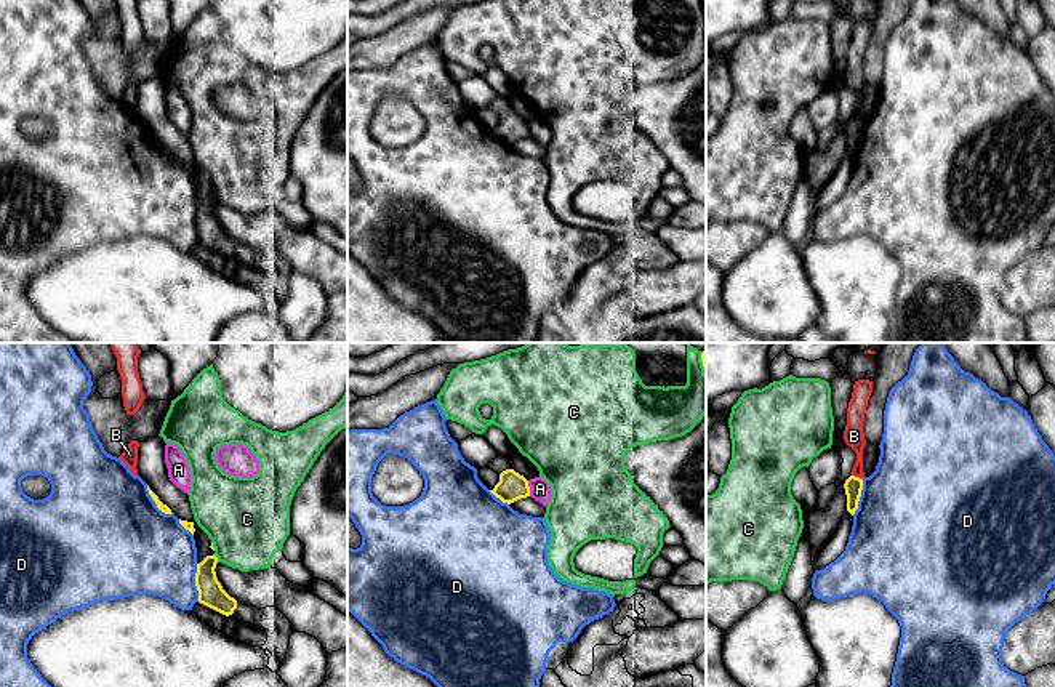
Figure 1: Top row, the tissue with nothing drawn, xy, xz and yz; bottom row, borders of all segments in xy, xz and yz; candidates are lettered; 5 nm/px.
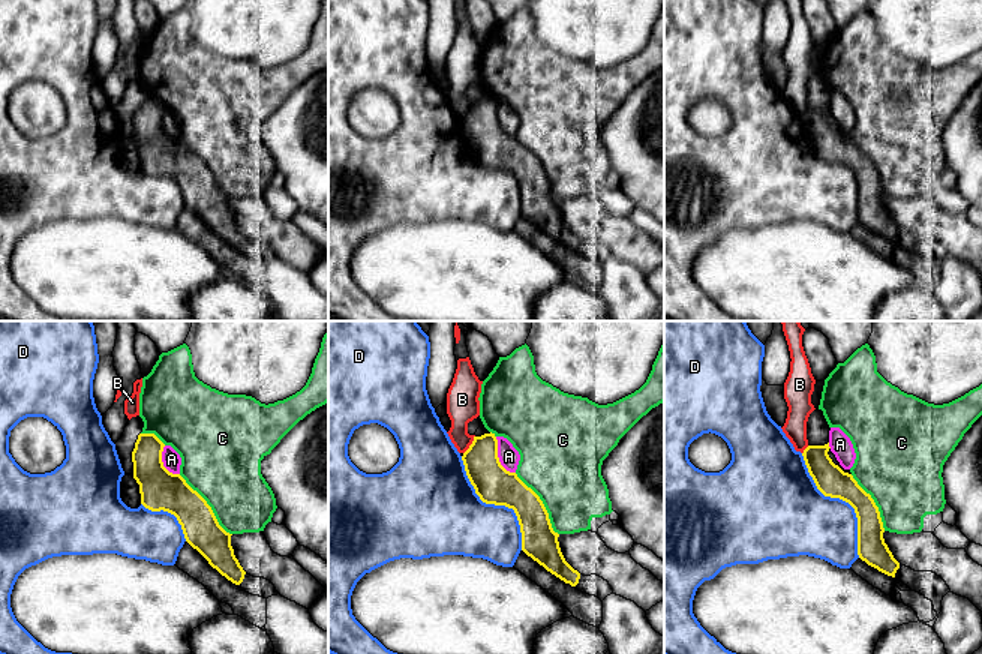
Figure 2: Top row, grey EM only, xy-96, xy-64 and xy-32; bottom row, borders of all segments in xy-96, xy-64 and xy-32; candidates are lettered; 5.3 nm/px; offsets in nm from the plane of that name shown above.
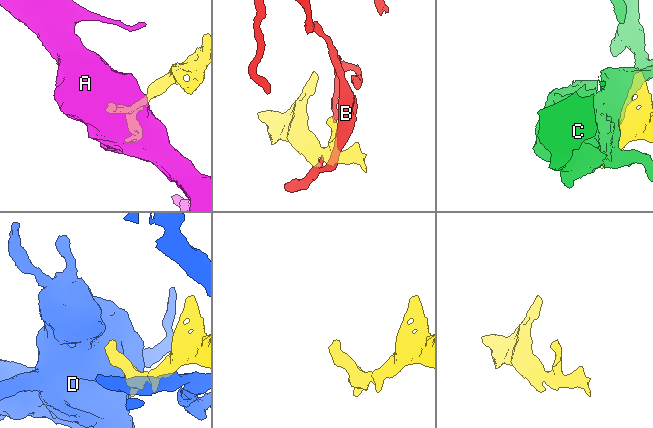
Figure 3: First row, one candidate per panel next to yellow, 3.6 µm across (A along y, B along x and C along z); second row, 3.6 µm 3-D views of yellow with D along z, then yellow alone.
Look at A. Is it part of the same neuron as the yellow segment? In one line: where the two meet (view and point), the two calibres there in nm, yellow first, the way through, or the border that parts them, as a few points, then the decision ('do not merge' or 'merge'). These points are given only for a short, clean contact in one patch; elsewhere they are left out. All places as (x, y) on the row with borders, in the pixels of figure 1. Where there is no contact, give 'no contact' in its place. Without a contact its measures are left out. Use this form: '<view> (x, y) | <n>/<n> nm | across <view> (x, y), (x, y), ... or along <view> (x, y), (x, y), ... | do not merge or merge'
xz (529, 489) | 140/100 nm | along xz (527, 481), (530, 495) | do not merge

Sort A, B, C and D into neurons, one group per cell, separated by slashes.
A / B / C / D

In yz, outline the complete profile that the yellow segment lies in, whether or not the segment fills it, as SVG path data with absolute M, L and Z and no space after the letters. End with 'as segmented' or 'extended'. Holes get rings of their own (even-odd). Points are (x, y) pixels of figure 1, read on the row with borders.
M850 476L845 484L845 495L847 495L847 511L853 516L858 509L858 501L863 490L863 479Z; as segmented

